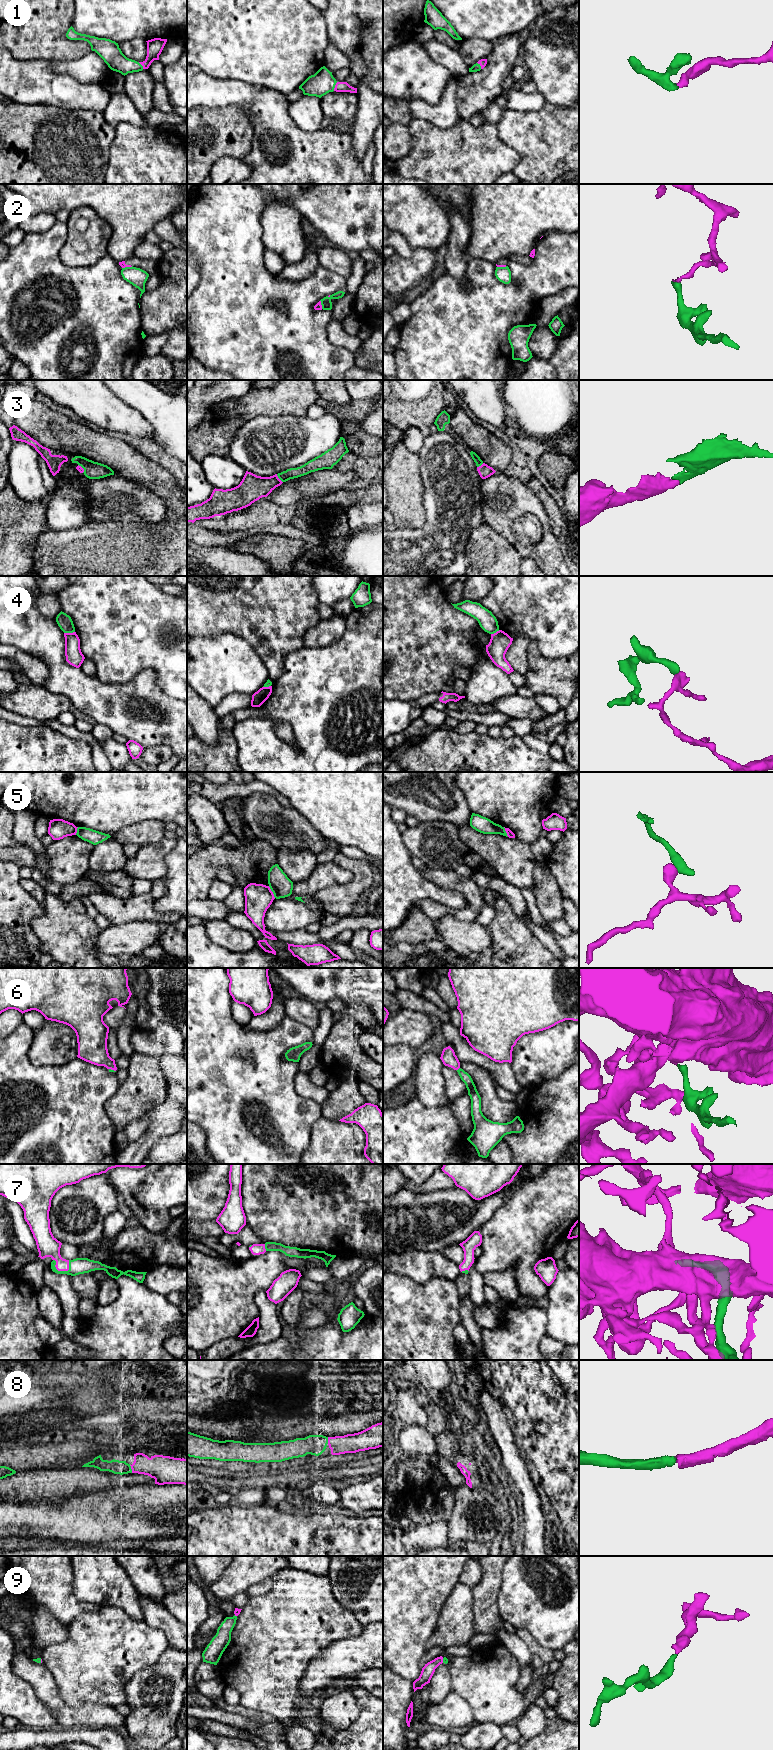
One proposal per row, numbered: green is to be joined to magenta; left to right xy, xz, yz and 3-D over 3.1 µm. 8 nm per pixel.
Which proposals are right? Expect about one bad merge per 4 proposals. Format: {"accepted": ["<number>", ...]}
{"accepted": ["1", "3", "6", "7", "8", "9"]}

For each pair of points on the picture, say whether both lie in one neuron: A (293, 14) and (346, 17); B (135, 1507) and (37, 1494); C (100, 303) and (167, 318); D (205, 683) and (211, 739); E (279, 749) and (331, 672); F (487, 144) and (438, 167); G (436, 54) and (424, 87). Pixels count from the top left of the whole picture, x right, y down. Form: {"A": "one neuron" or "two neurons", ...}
{"A": "two neurons", "B": "two neurons", "C": "two neurons", "D": "two neurons", "E": "one neuron", "F": "one neuron", "G": "two neurons"}

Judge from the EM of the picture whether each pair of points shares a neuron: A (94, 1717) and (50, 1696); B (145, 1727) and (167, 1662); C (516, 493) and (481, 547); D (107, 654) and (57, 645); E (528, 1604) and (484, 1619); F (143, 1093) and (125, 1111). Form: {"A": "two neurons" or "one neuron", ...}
{"A": "one neuron", "B": "one neuron", "C": "two neurons", "D": "two neurons", "E": "two neurons", "F": "one neuron"}

